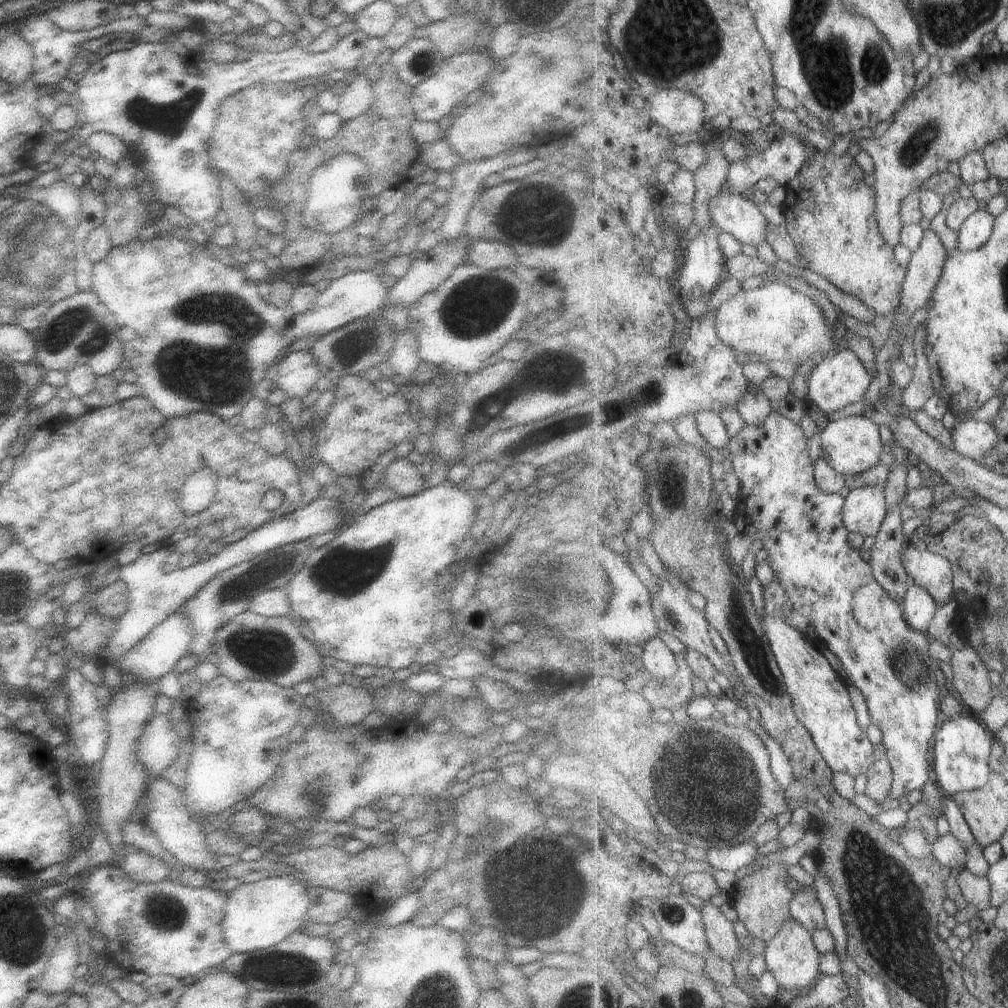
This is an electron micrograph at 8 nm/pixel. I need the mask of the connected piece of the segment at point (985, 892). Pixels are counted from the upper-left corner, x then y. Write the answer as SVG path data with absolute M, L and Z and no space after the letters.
M965 868L957 876L957 883L964 898L976 907L977 912L992 906L992 884L988 875L976 875Z

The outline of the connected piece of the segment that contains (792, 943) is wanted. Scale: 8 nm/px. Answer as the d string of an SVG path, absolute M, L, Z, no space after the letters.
M786 920L780 931L765 946L764 958L766 968L777 977L781 990L799 989L815 984L814 980L821 977L821 953L814 943L812 932L798 920Z

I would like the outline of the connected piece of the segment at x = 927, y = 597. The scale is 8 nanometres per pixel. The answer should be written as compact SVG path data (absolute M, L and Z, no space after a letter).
M911 583L902 607L907 622L915 631L927 632L937 614L939 604L925 587Z

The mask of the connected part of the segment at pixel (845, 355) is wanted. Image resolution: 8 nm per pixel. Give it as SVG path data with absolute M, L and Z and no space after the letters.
M843 348L835 355L823 359L813 370L807 382L807 398L815 404L823 413L837 412L853 402L863 402L875 378L867 372L863 362L857 358L857 354L850 349Z

